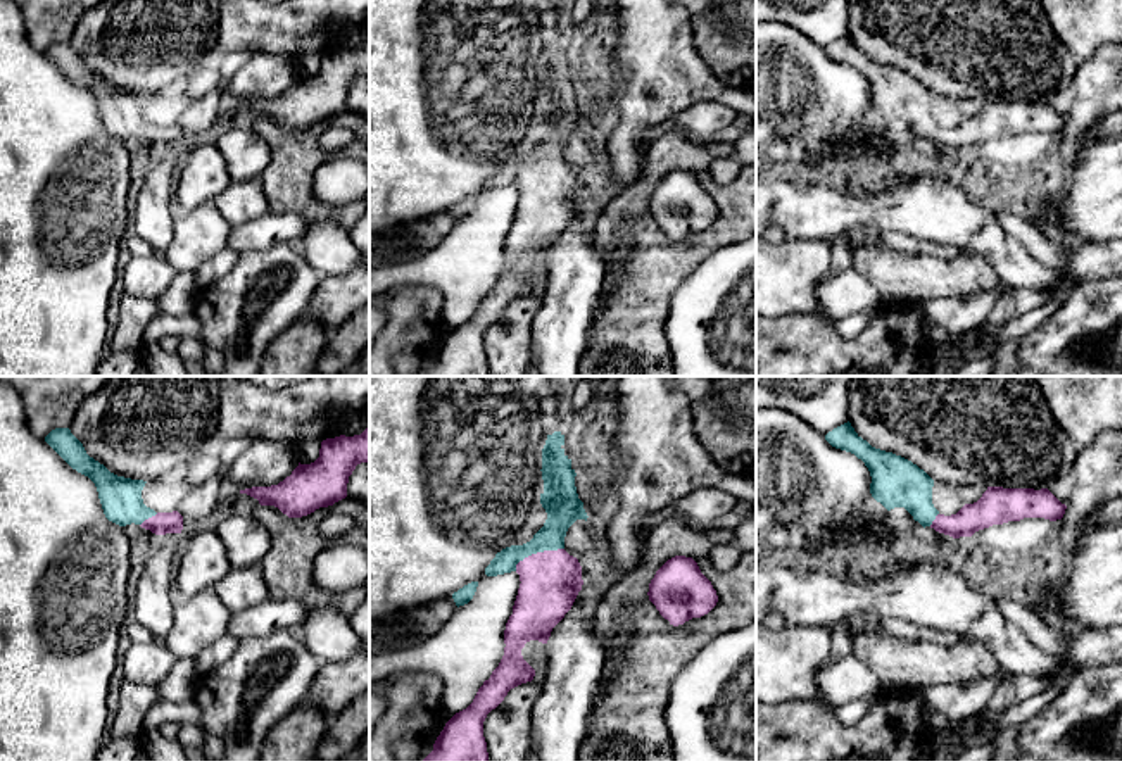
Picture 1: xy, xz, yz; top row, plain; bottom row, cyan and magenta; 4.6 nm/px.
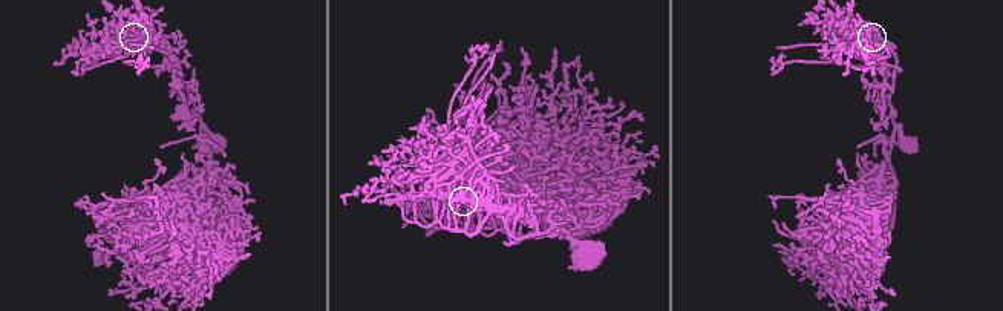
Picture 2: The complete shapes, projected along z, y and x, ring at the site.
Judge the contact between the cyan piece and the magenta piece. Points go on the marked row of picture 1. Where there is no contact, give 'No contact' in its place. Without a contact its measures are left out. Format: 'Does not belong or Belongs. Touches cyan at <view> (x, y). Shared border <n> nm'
Belongs. Touches cyan at xz (537, 551). Shared border 260 nm

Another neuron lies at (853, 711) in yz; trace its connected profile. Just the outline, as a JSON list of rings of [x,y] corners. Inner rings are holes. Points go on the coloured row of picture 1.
[[[882,689],[877,690],[872,695],[867,695],[867,697],[861,697],[861,699],[854,699],[854,701],[851,701],[848,704],[839,706],[837,709],[834,709],[837,720],[842,725],[854,725],[854,723],[858,723],[867,714],[870,706],[879,699],[880,692],[882,692]]]

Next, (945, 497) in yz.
[[[934,481],[932,504],[944,516],[956,514],[965,506],[958,495],[958,487],[942,481]]]

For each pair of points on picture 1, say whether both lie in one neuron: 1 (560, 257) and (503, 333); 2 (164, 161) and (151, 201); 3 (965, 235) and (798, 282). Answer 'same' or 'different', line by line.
1: different
2: same
3: different

